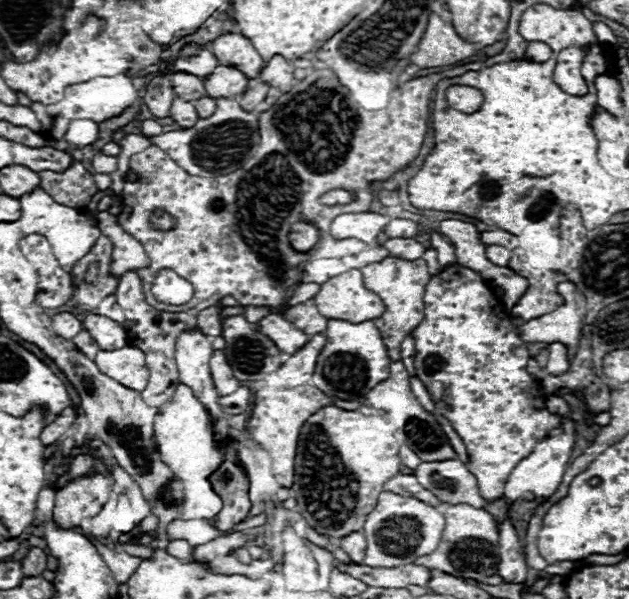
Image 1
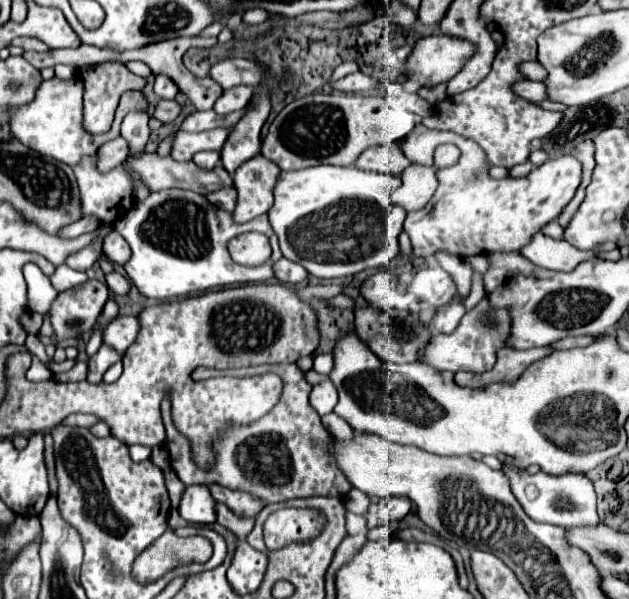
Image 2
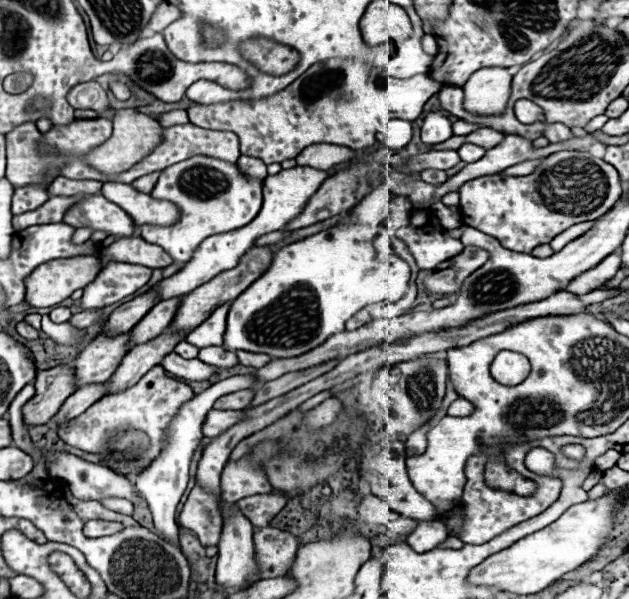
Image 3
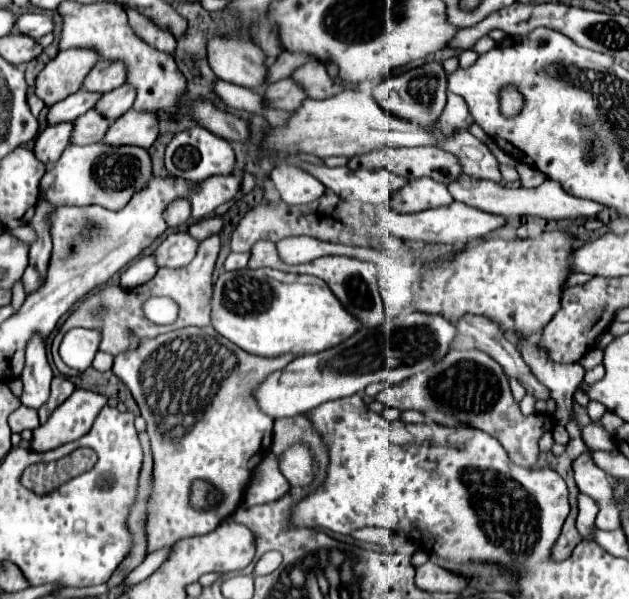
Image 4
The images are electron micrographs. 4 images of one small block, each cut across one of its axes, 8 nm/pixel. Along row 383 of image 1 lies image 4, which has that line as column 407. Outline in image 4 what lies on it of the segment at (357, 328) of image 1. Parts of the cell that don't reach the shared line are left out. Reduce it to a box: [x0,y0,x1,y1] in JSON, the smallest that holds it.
[256,310,456,418]

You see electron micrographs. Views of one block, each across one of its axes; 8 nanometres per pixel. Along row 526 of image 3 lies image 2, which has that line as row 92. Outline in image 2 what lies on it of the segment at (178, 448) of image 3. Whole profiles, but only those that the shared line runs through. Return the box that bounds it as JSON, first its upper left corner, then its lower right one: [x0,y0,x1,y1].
[154,74,178,98]

